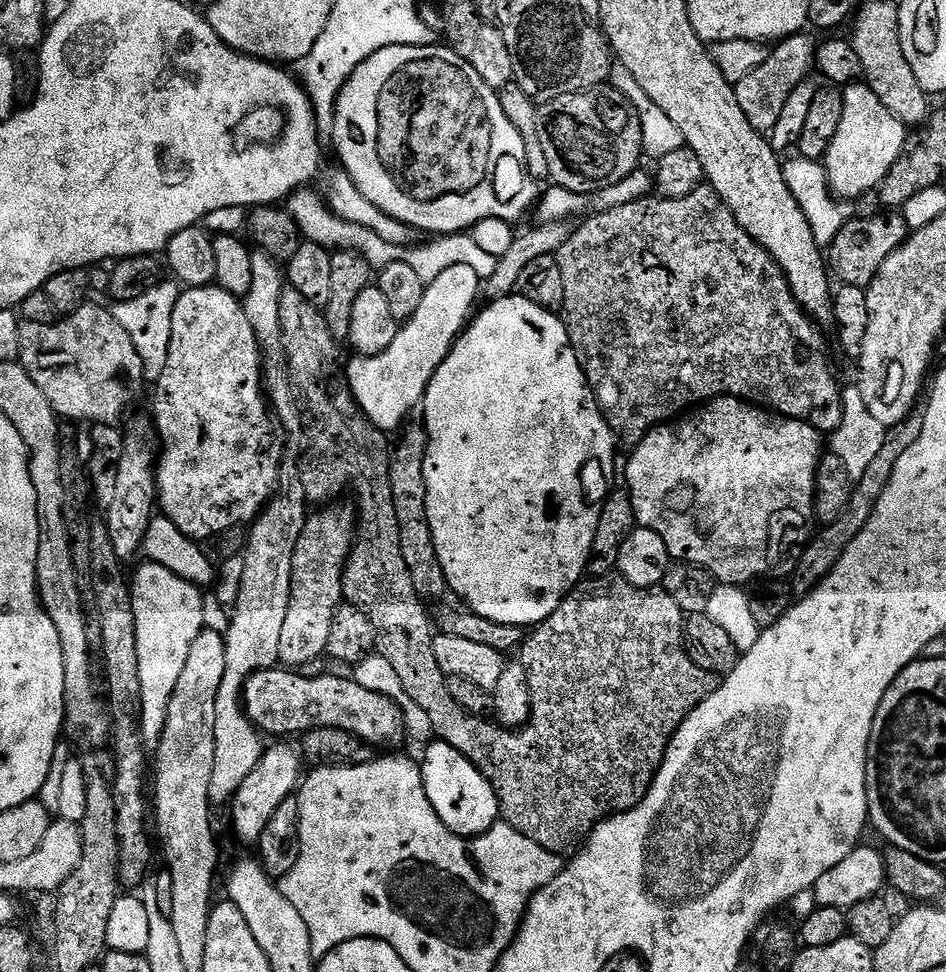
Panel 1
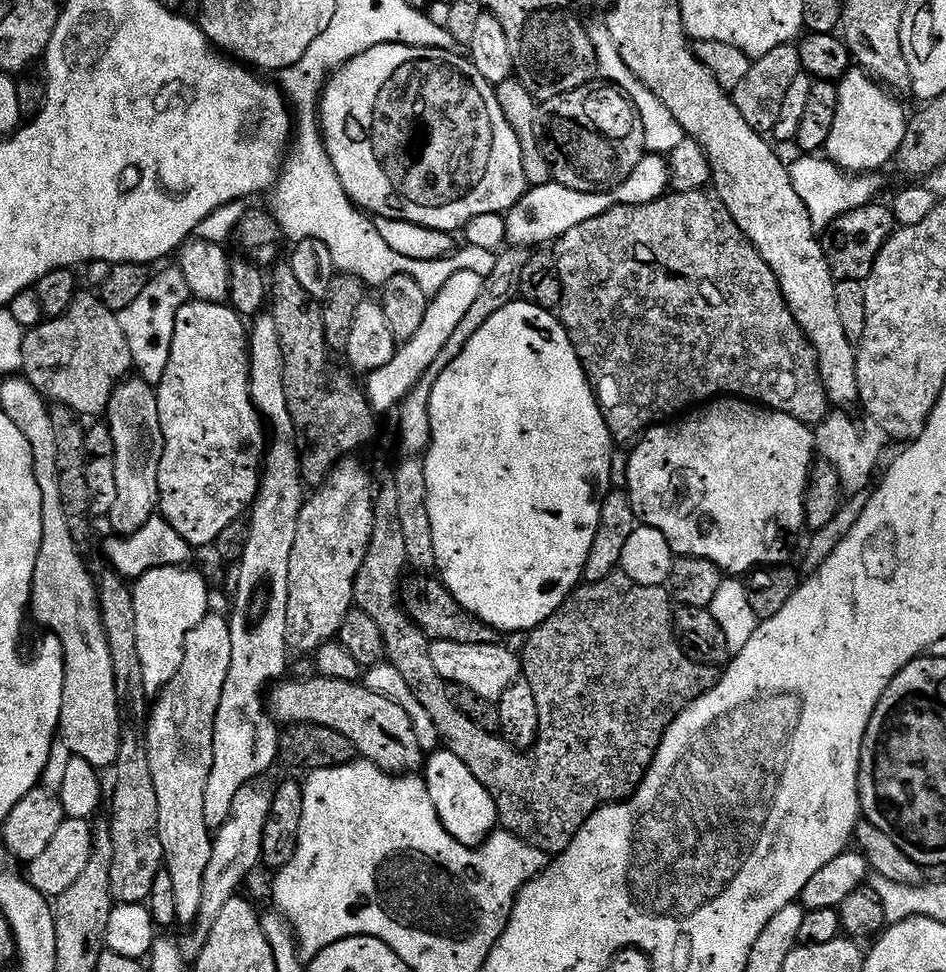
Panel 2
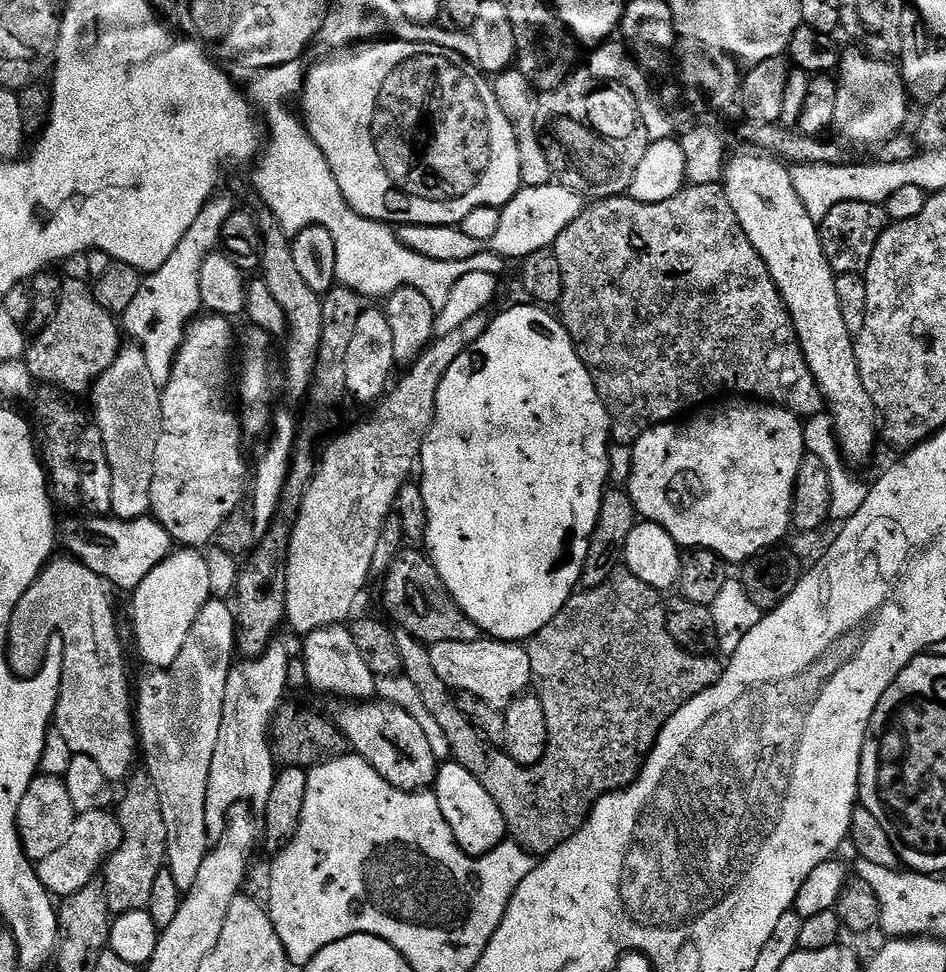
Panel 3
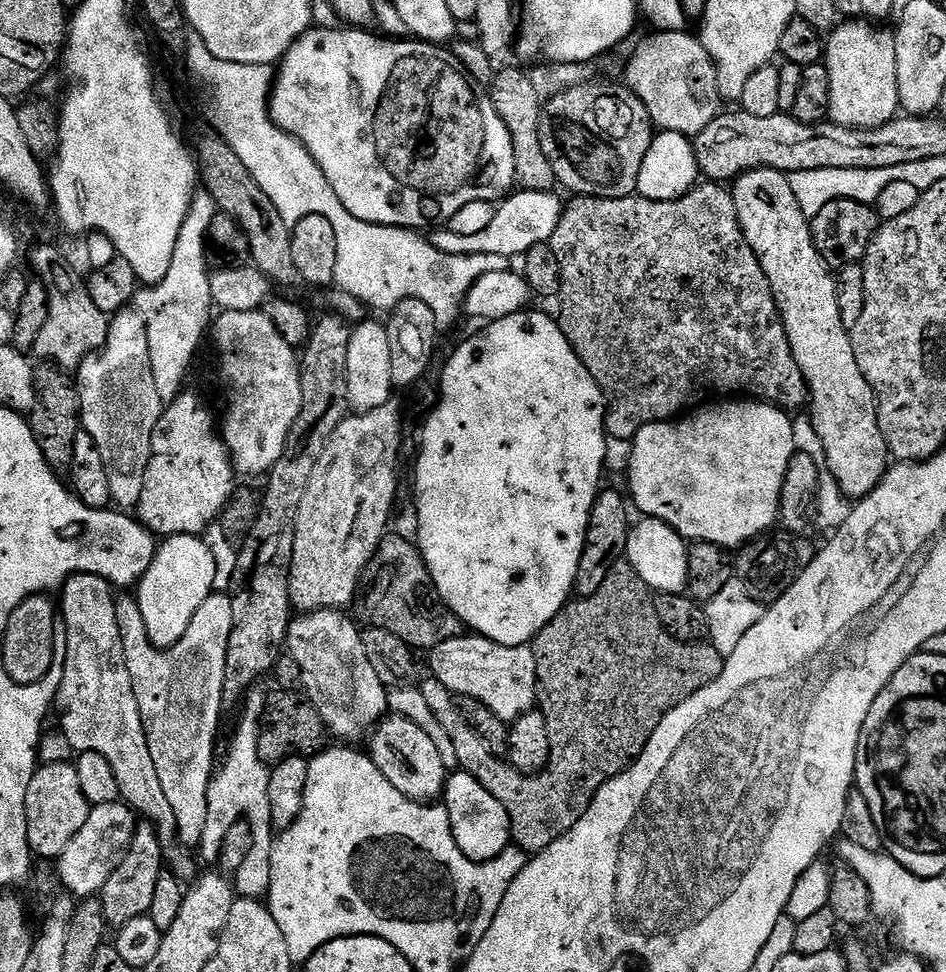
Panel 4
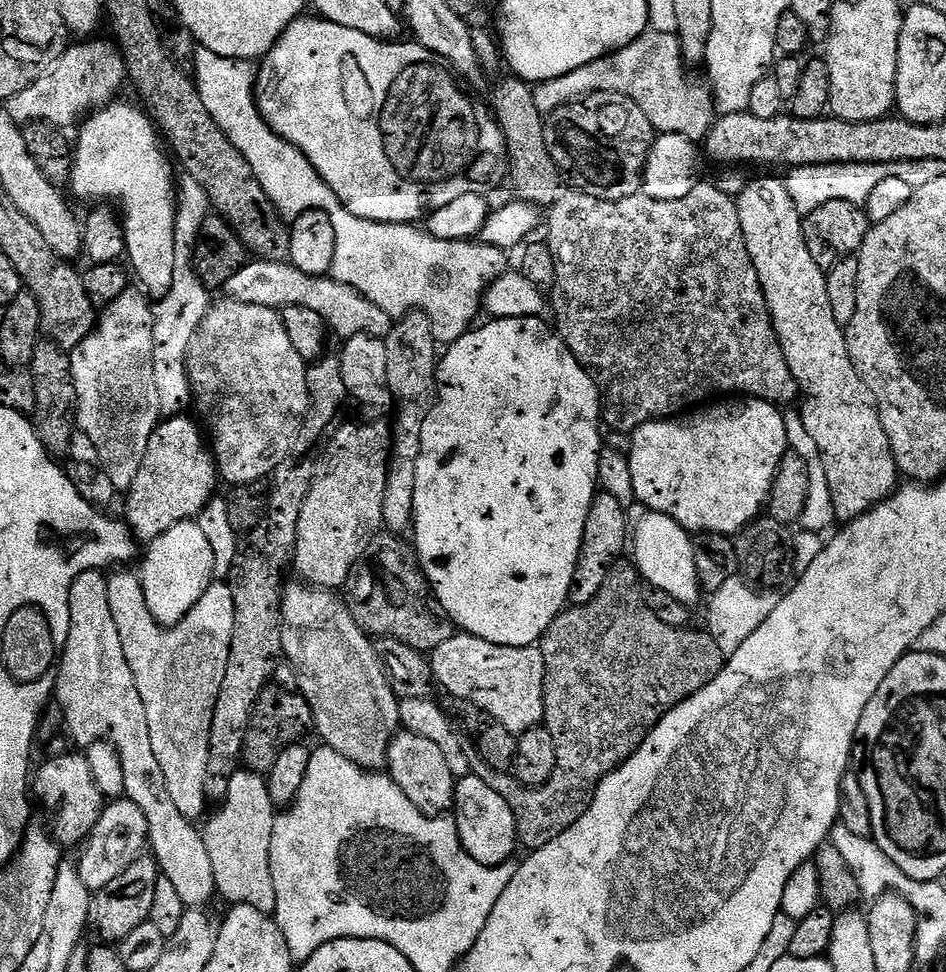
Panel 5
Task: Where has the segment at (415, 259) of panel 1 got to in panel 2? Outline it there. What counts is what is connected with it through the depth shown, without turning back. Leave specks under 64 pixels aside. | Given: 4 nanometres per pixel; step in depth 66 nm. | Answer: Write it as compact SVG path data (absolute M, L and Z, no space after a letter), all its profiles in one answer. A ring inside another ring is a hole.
M317 119L295 125L294 155L287 161L286 176L287 172L288 184L277 183L271 193L272 216L289 241L320 239L324 242L333 254L333 266L337 273L356 276L365 286L383 286L395 276L409 276L414 278L414 282L418 282L418 286L422 286L422 290L426 290L426 294L431 298L442 290L442 286L446 286L446 282L450 282L450 278L454 278L454 274L487 274L494 270L497 253L471 246L464 246L461 252L459 249L453 251L451 256L443 256L441 260L430 262L402 258L398 250L390 250L390 246L386 246L386 238L382 238L382 234L376 229L376 220L352 203L342 182L336 177L332 160L322 145L322 127Z

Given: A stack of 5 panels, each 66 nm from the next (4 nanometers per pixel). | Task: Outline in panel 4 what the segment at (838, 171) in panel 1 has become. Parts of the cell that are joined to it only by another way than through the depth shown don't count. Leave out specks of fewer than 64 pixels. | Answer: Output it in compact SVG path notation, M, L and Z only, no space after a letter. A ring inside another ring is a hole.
M864 18L837 23L826 40L826 63L830 74L831 123L847 128L877 128L895 120L901 111L898 94L896 37Z

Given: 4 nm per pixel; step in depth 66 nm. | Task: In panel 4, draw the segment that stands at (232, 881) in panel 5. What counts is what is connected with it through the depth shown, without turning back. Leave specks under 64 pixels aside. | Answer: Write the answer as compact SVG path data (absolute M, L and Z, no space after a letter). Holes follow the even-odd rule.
M253 690L242 701L244 713L241 714L240 721L232 732L232 741L229 742L228 749L225 752L223 749L222 759L208 787L206 830L202 830L202 838L198 845L198 851L206 859L219 861L230 830L234 830L234 826L241 822L246 825L250 846L241 858L239 866L234 870L234 891L237 897L245 900L260 900L267 897L270 890L270 858L274 839L274 829L270 818L270 790L268 789L270 768L262 762L258 754L260 721L264 715L265 699L265 693Z

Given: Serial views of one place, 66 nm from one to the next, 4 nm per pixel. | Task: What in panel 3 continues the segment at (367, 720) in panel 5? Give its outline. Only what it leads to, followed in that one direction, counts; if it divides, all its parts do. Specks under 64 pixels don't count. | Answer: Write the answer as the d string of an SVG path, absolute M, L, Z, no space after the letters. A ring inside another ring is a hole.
M344 626L320 628L303 637L304 651L302 657L306 666L308 683L312 688L325 692L328 696L344 696L348 702L367 702L376 696L377 677L366 666L358 646L354 646L351 631Z

